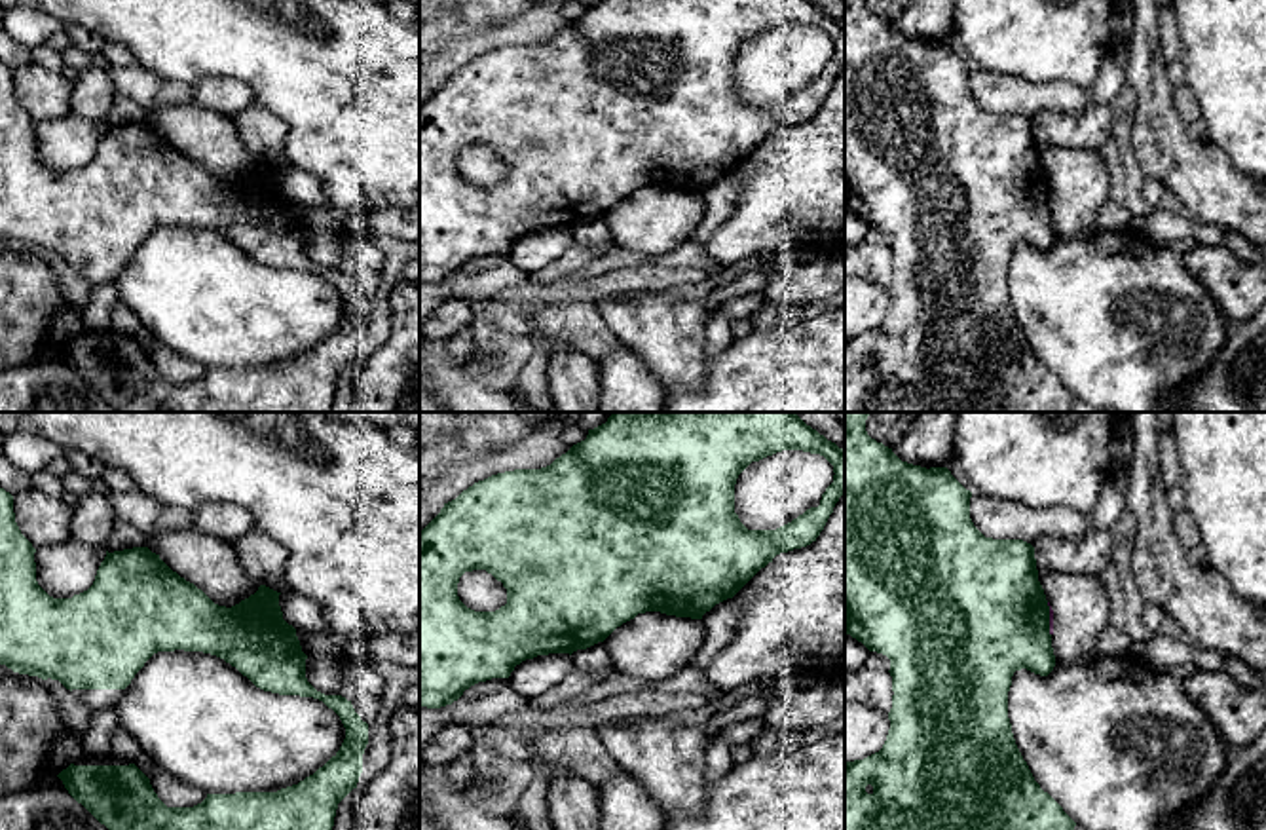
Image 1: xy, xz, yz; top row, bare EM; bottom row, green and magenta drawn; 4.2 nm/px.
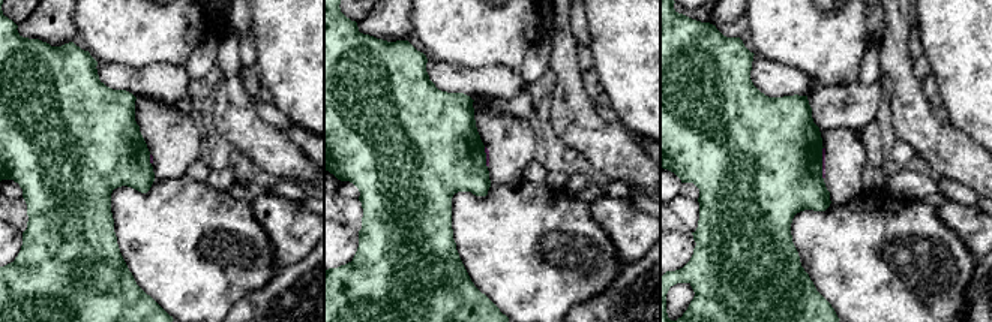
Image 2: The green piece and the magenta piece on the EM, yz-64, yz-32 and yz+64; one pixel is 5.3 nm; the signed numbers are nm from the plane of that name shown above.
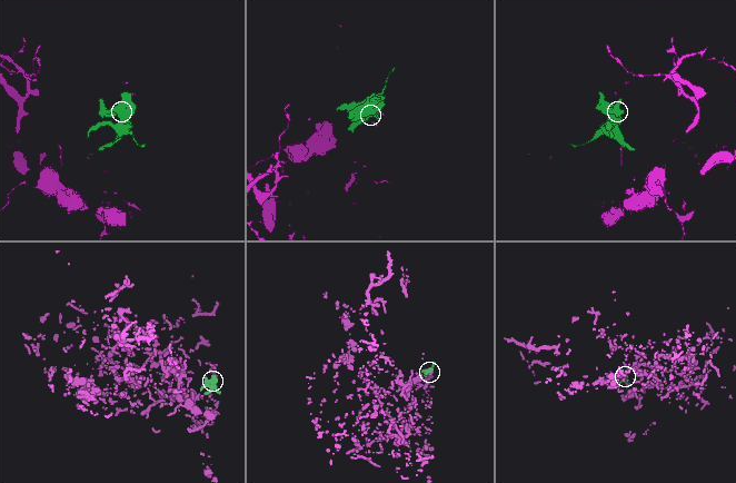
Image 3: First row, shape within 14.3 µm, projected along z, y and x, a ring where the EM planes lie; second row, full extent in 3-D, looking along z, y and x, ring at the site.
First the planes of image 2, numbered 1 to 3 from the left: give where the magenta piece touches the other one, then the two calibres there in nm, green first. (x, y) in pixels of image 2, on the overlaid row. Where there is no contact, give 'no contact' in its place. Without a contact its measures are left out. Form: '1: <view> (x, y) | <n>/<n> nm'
1: yz-64 (149, 159) | 420/20 nm
2: yz-32 (485, 158) | 460/20 nm
3: yz+64 (821, 163) | 500/20 nm

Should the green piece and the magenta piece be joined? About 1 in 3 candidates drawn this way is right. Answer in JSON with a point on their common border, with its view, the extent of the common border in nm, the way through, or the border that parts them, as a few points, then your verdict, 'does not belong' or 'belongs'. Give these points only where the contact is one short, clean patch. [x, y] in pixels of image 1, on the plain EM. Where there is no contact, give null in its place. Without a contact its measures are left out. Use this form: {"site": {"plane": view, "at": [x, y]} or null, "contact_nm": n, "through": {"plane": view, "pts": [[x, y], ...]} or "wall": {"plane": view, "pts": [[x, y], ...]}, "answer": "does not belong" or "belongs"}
{"site": {"plane": "yz", "at": [1048, 194]}, "contact_nm": 140, "answer": "does not belong"}

